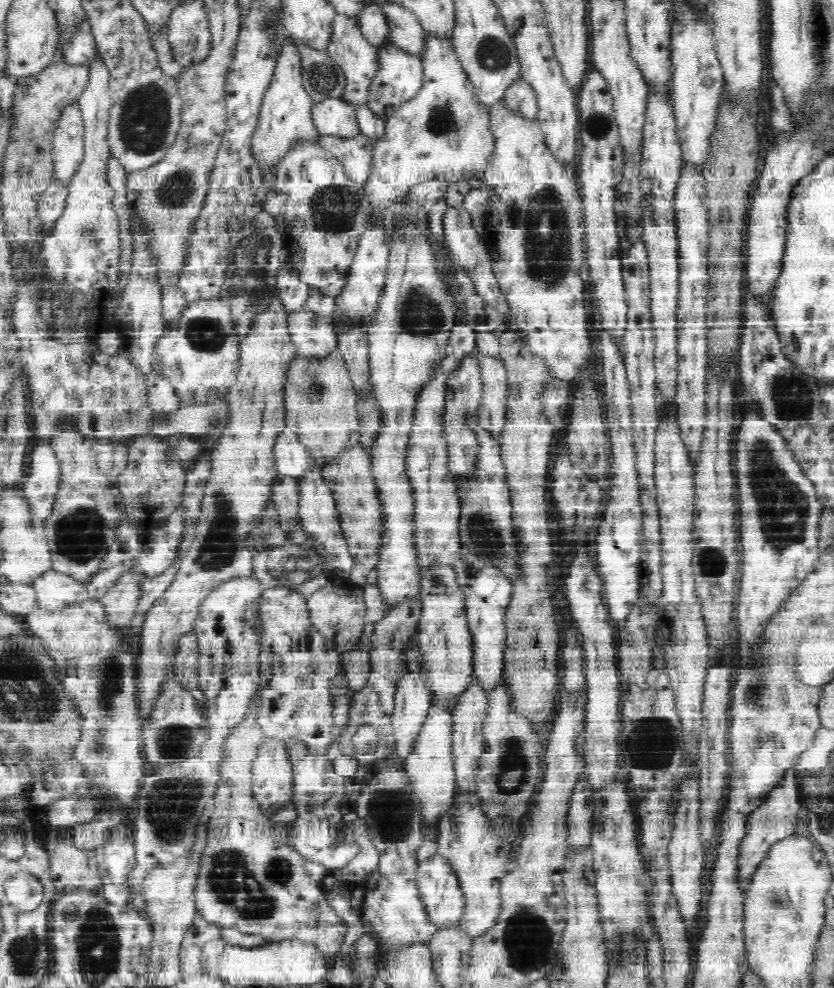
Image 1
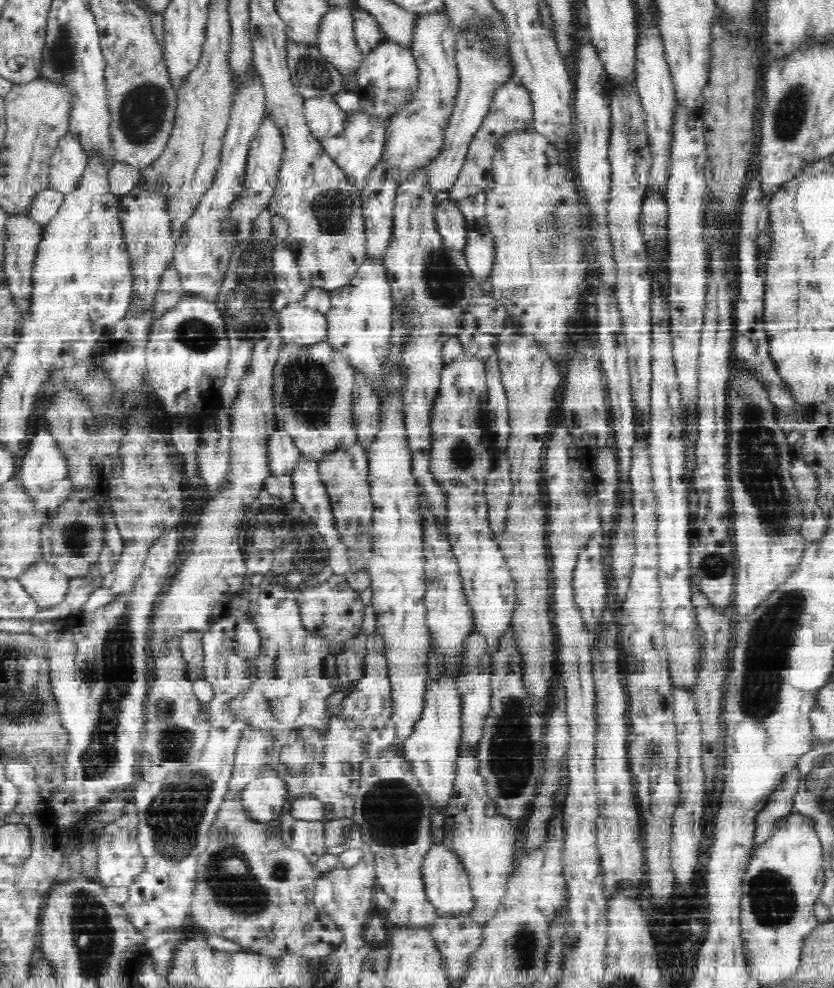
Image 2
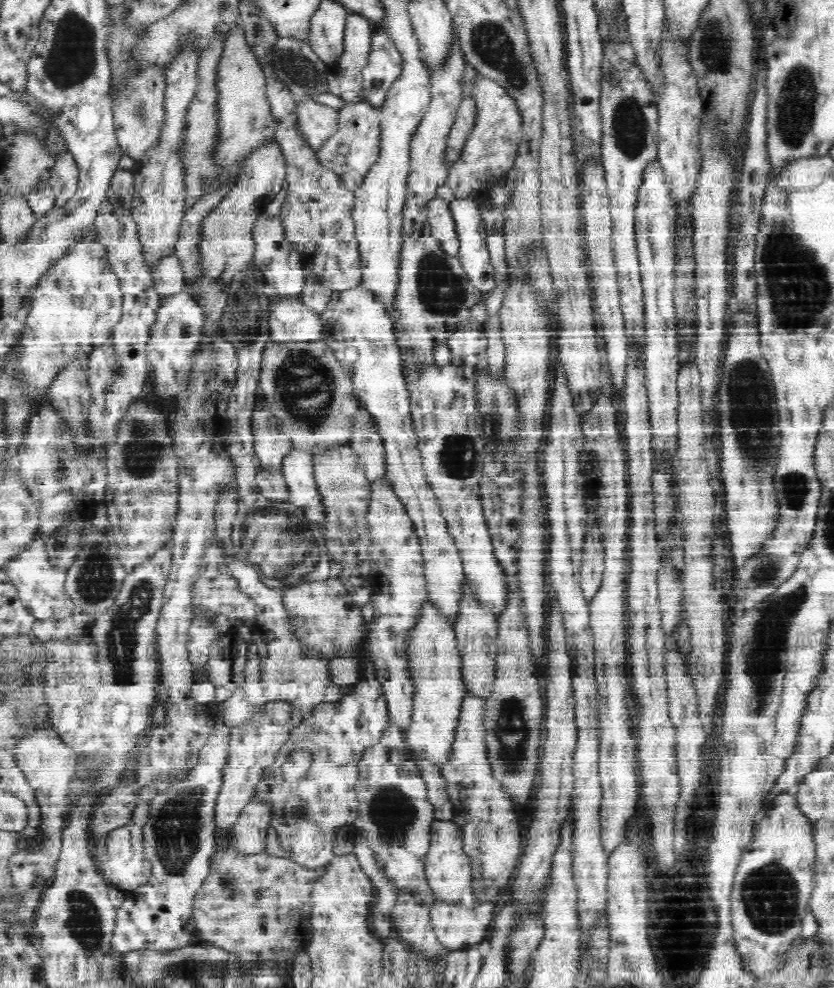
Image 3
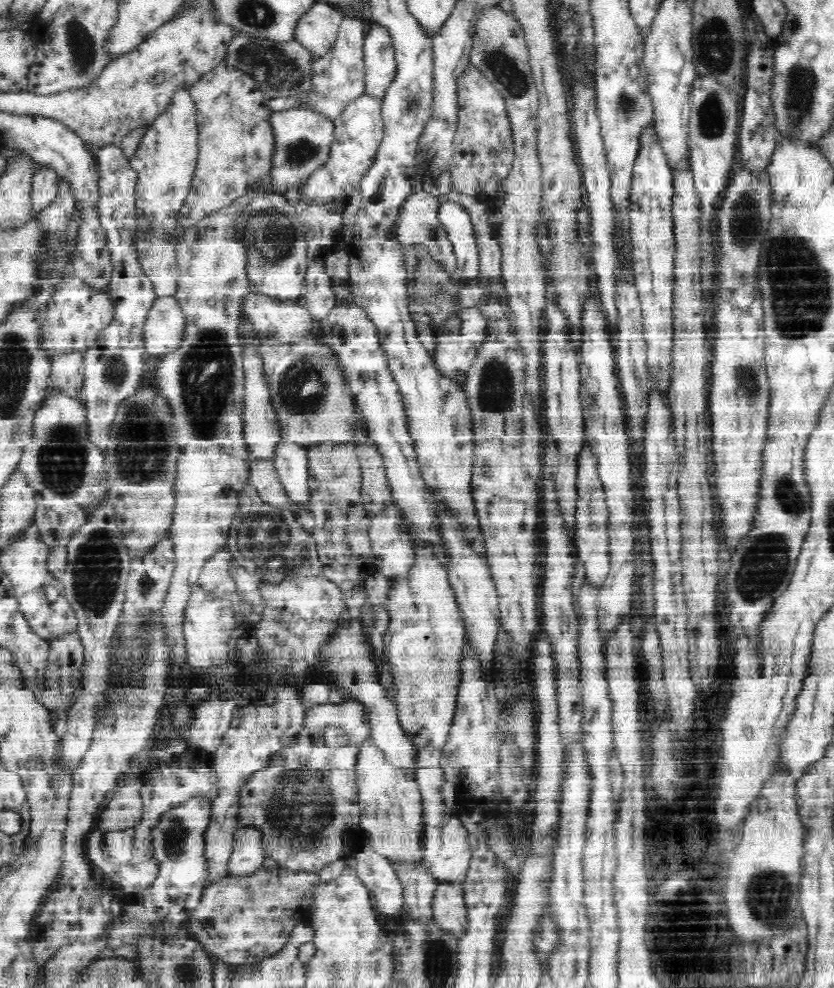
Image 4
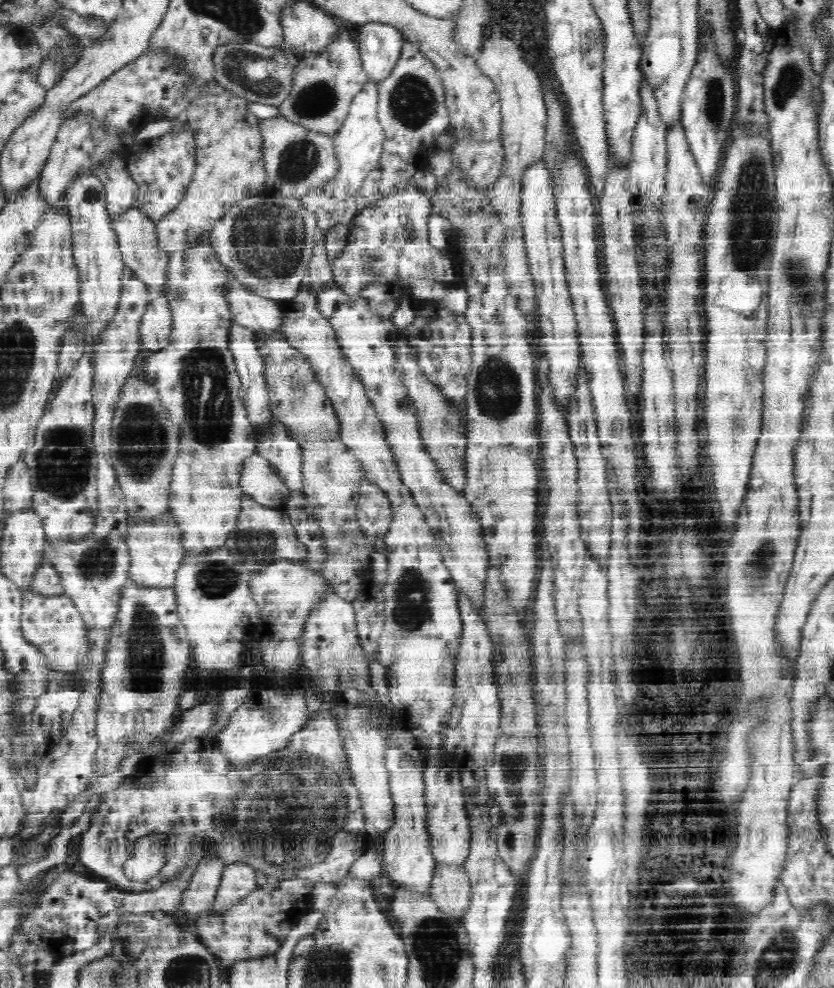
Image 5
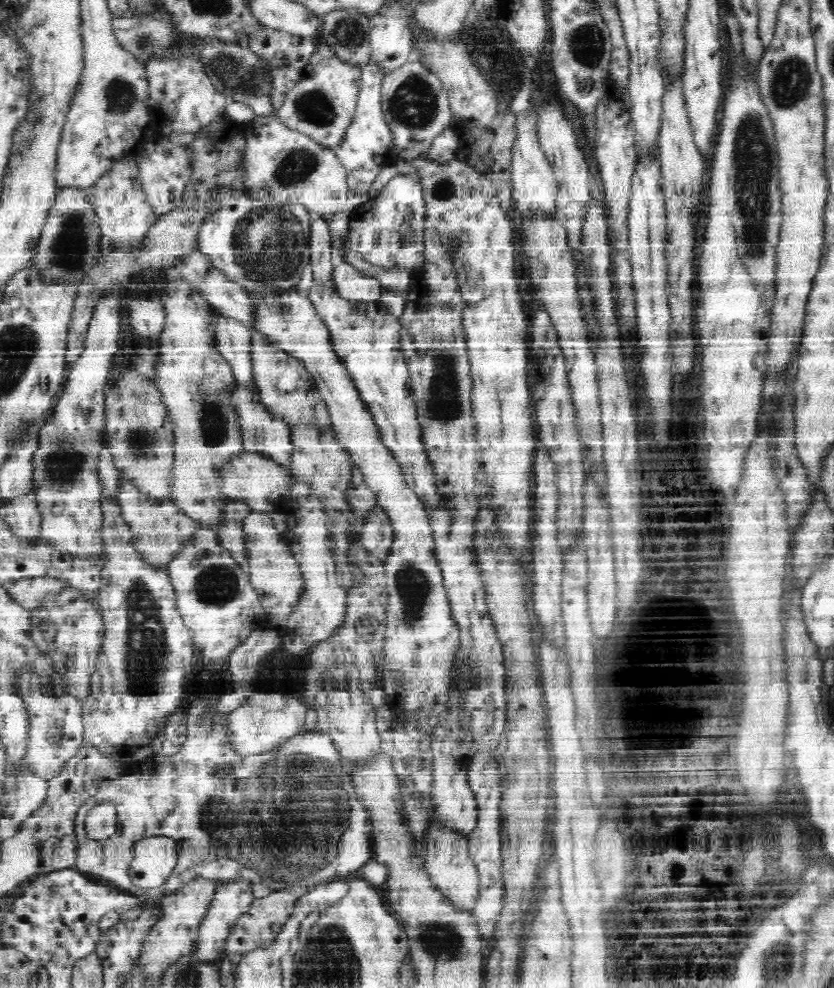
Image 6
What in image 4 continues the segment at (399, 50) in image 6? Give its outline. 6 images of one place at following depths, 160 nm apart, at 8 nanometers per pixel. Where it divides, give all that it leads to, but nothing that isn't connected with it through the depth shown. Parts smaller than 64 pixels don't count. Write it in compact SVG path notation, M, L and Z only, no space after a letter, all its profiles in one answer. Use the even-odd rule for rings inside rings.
M372 25L364 42L364 93L382 101L398 72L390 34L380 25Z

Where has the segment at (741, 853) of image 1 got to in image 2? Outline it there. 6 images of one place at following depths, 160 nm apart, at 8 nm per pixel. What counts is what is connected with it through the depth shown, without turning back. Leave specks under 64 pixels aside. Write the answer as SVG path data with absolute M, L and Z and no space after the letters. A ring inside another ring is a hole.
M793 768L784 775L781 783L767 797L764 808L757 812L754 820L754 838L752 838L751 855L755 855L764 843L772 838L772 835L780 829L783 819L794 814L795 794L800 784L800 771Z

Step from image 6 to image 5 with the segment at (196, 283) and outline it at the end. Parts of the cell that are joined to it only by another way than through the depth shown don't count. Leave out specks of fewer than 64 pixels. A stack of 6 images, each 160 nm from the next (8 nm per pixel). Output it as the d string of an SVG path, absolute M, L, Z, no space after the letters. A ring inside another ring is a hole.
M236 279L227 289L228 302L236 324L254 334L263 330L284 330L287 312L281 302L258 296L255 290L242 285Z

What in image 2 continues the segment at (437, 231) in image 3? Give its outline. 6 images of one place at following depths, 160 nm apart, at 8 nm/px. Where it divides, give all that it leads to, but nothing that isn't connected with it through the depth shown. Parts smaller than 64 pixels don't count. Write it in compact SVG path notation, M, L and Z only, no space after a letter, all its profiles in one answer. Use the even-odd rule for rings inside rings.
M450 200L440 203L435 209L435 219L438 232L443 236L443 243L449 248L463 251L468 242L468 221L457 202Z

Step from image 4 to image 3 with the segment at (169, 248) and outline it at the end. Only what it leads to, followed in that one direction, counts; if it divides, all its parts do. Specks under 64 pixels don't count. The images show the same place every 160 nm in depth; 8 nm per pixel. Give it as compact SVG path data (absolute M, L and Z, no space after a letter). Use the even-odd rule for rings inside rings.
M175 254L159 260L152 275L156 292L160 295L160 304L170 295L186 292L182 267L180 267L180 261Z

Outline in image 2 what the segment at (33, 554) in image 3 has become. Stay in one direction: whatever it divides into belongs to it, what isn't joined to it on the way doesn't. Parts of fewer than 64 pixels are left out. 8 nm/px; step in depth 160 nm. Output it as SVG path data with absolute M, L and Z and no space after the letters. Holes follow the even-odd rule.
M48 562L36 564L24 576L17 579L24 589L35 598L39 608L55 607L68 596L71 579L62 575Z

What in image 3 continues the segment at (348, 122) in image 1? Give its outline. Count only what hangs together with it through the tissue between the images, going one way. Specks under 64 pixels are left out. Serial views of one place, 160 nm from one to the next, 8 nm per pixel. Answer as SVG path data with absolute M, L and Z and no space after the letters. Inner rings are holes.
M329 99L300 101L299 129L312 148L318 150L338 130L339 110Z

